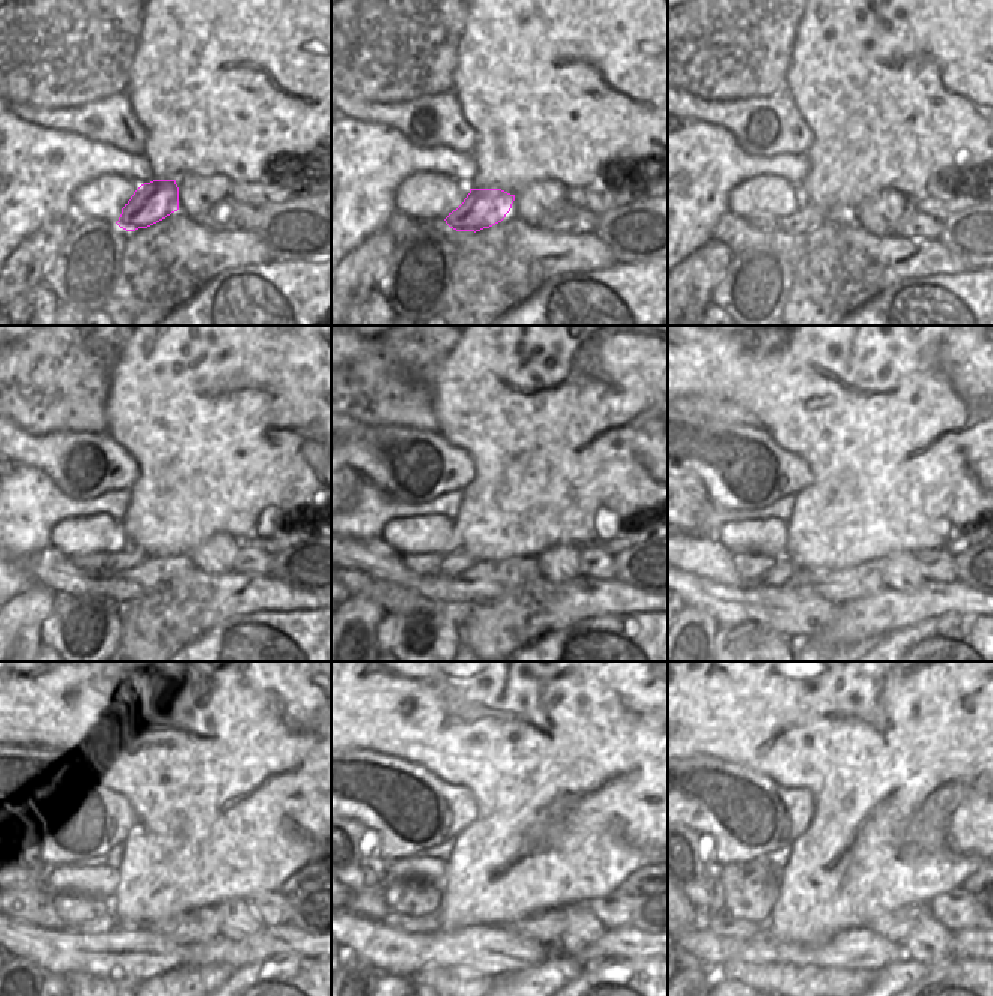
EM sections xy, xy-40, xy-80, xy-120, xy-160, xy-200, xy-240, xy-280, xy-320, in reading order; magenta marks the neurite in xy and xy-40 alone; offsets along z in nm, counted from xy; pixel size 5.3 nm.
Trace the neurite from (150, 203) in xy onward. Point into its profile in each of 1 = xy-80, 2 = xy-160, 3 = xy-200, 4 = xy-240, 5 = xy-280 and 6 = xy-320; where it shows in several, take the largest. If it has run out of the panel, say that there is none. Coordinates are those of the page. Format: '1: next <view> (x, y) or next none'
1: next xy-80 (806, 218)
2: next xy-160 (453, 563)
3: next xy-200 (783, 569)
4: next xy-240 (105, 923)
5: next xy-280 (431, 923)
6: next xy-320 (722, 924)

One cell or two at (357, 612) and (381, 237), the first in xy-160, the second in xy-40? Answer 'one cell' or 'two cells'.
one cell

